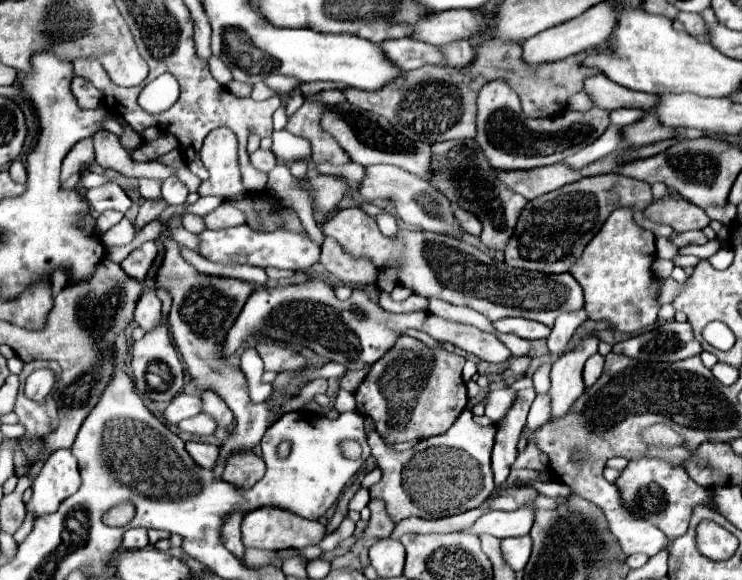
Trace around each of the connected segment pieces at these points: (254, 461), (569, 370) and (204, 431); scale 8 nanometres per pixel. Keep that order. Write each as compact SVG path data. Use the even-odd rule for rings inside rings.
M234 452L226 460L222 478L232 484L250 488L252 484L256 484L256 480L264 476L264 472L266 472L266 464L254 452Z
M584 338L574 350L564 352L550 370L550 416L562 418L570 406L584 394L586 386L582 380L584 362L598 352L598 338Z
M202 412L194 418L188 418L188 420L182 420L178 424L178 428L182 432L188 432L188 434L194 434L194 436L208 436L208 434L214 434L216 430L216 424L212 424L212 420L208 420L208 416L202 416Z

